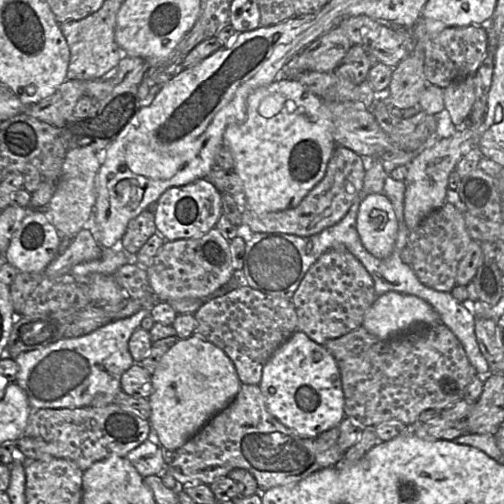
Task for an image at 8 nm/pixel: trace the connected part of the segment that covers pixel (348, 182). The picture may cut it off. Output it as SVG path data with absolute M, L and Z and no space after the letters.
M336 145L328 162L324 177L313 189L311 189L298 206L282 211L262 214L257 214L246 208L242 214L243 224L248 225L253 233L279 232L301 237L318 234L324 229L337 224L347 214L354 200L358 197L363 188L365 173L366 170L363 157L346 147Z

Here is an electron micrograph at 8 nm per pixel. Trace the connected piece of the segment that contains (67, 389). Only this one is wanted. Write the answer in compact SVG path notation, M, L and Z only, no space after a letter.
M150 310L107 323L96 330L77 337L62 338L42 349L17 355L15 382L25 391L32 410L41 408L79 409L91 406L98 395L115 395L121 390L121 376L135 362L128 342Z

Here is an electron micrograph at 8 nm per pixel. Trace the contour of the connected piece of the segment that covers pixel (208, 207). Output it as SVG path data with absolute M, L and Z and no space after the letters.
M203 178L184 186L167 189L157 201L154 216L157 233L161 234L166 241L175 241L204 236L216 227L221 213L221 192L208 179Z

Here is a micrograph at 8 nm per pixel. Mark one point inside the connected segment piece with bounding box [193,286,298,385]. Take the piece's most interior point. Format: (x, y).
(248, 325)

